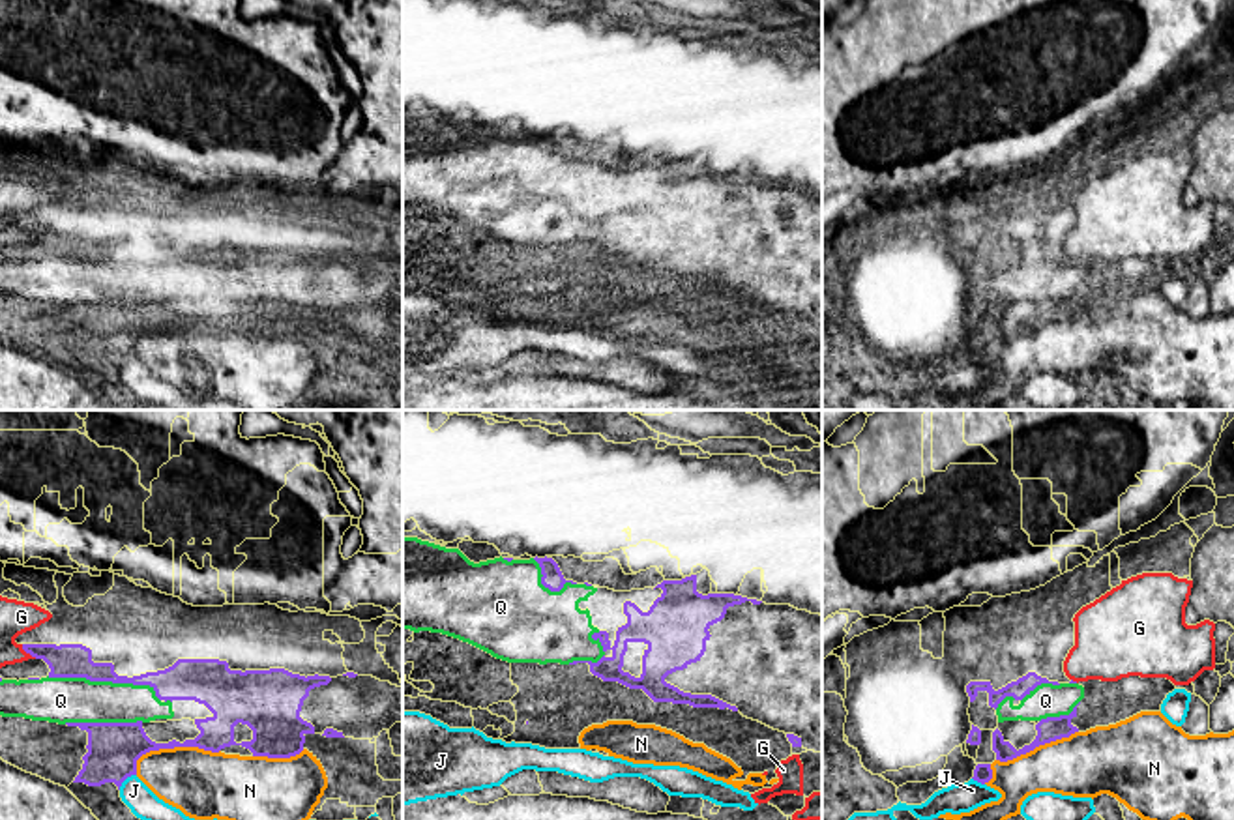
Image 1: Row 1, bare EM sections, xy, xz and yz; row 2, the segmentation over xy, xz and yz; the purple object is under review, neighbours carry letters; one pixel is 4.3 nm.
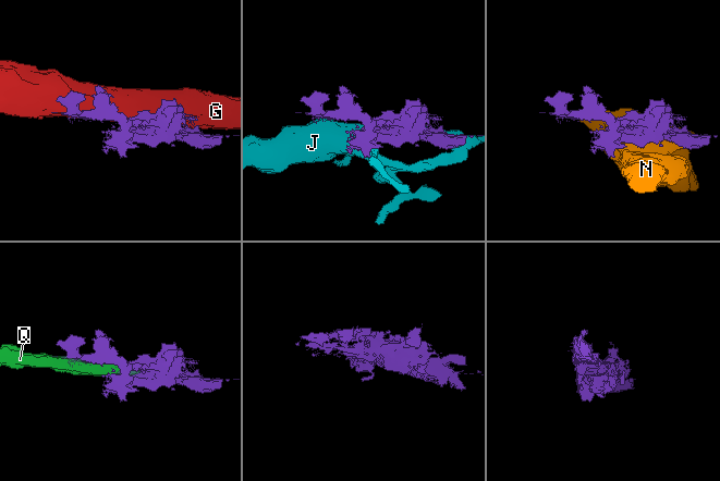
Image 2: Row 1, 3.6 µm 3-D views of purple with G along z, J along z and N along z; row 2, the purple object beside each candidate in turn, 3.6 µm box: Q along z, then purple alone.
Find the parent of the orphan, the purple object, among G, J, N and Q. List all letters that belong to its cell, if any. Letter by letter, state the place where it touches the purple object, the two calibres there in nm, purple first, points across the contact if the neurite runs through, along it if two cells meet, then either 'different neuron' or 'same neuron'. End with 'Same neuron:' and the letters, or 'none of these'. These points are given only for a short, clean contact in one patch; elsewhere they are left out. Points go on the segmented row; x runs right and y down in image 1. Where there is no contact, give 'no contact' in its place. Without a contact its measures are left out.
G: xy (29, 652) | 140/140 nm | different neuron
J: xy (126, 777) | 220/120 nm | different neuron
N: xy (171, 747) | 220/300 nm | different neuron
Q: xy (105, 680) | 140/190 nm | same neuron
Same neuron: Q

